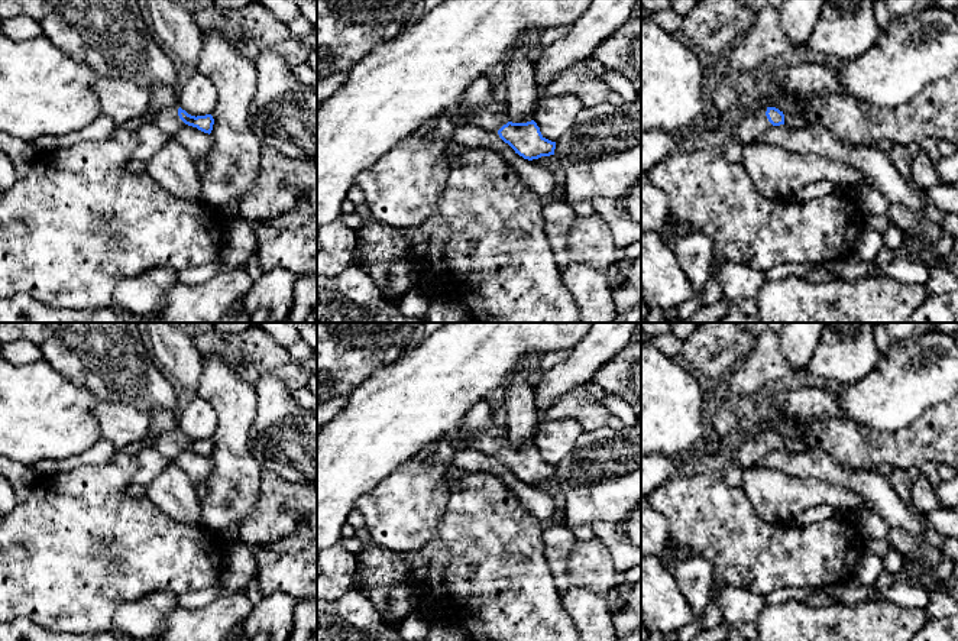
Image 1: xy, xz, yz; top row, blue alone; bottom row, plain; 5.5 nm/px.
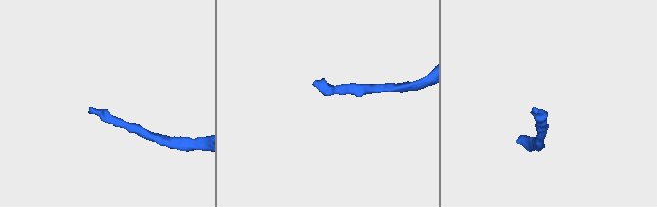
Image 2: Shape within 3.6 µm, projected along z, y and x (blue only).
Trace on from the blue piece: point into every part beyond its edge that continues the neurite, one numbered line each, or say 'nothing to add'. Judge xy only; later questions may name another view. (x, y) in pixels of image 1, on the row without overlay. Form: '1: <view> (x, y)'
1: xy (167, 444)

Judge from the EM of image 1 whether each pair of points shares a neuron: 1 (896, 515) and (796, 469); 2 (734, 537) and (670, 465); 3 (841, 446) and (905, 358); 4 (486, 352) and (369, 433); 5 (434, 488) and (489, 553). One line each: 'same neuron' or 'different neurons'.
1: same neuron
2: different neurons
3: different neurons
4: same neuron
5: different neurons

